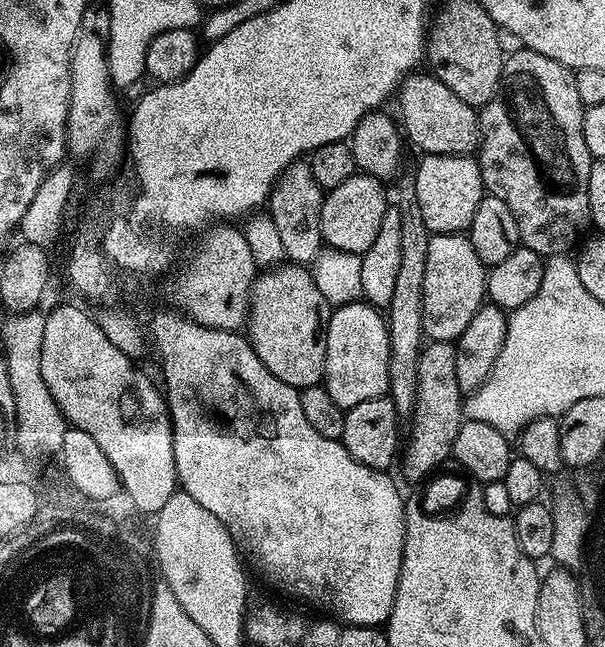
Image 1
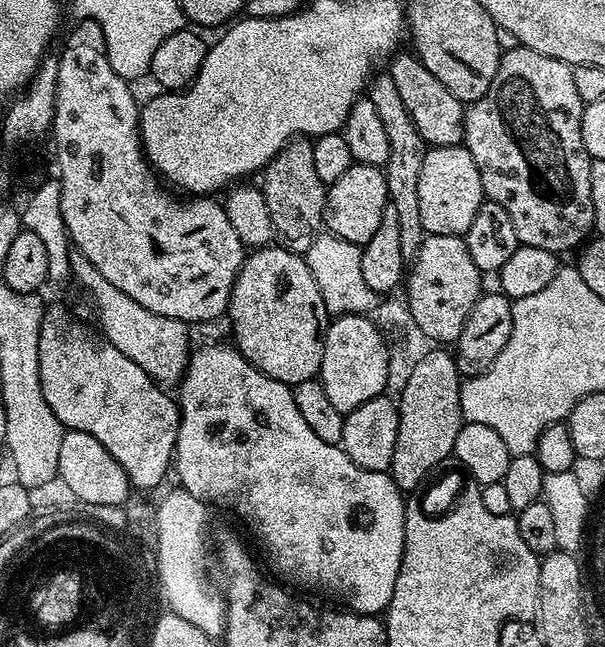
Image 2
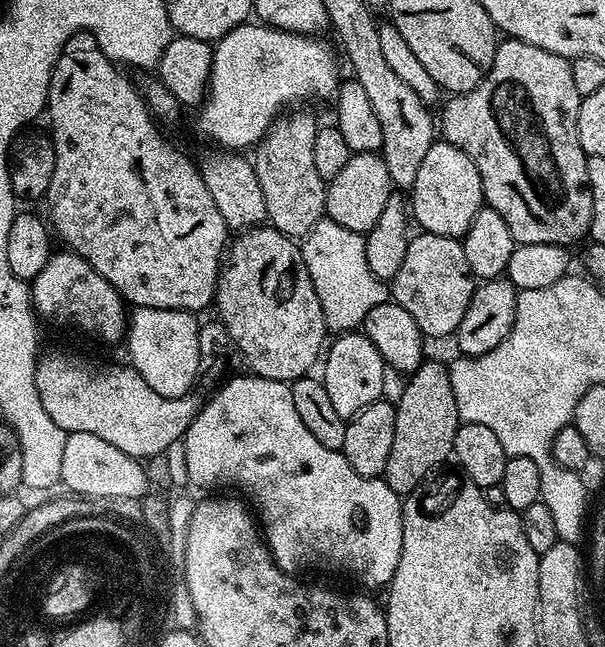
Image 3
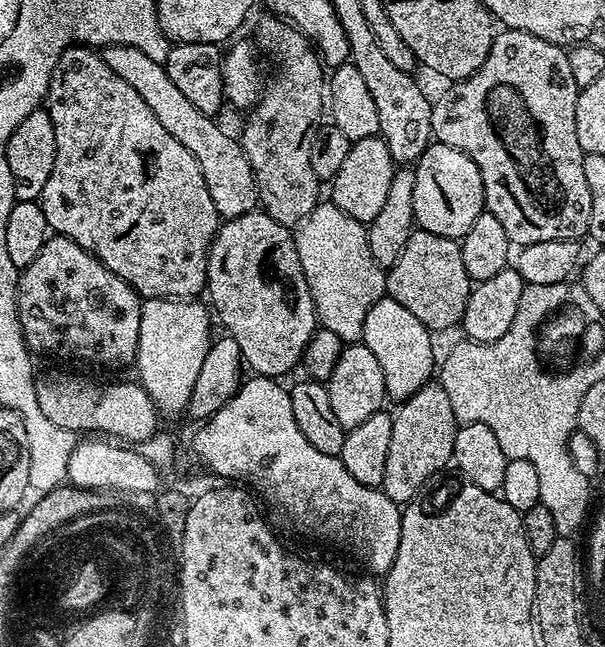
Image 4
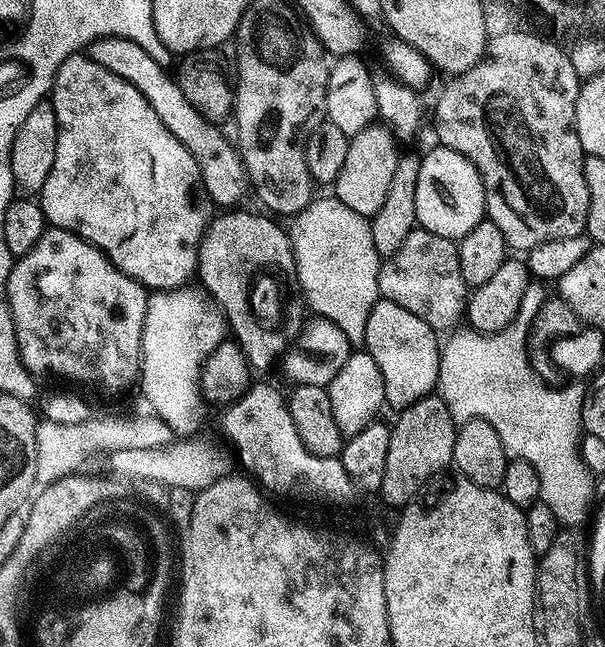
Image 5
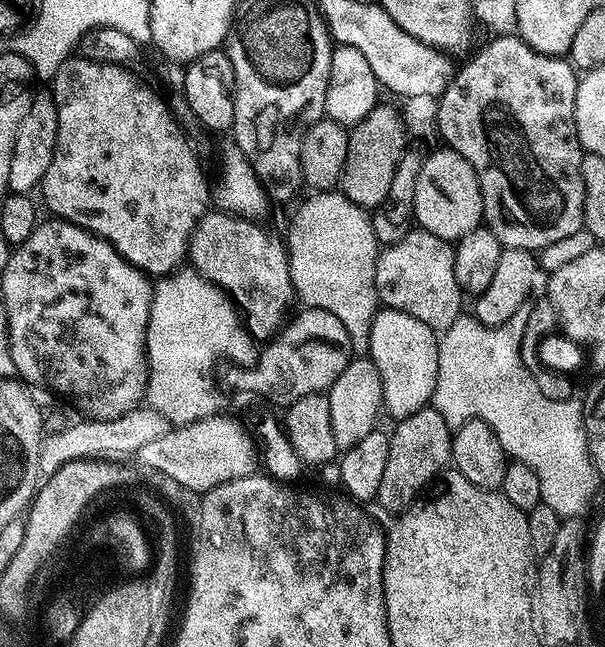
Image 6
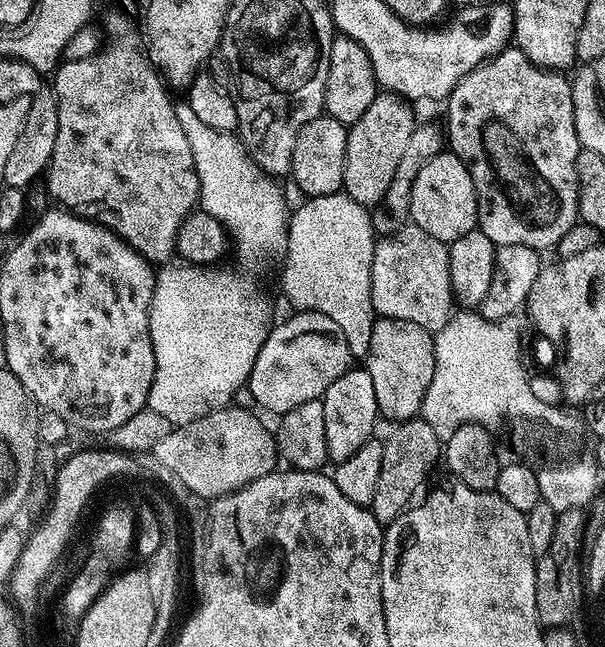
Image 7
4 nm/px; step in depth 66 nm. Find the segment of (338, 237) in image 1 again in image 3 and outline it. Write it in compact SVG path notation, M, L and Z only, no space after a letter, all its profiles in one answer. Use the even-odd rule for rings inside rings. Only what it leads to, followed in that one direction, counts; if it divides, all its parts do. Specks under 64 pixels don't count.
M354 152L342 166L342 170L333 180L327 181L324 193L324 211L327 219L338 222L346 230L367 234L378 222L378 217L386 202L394 194L394 185L390 170L386 170L383 156L375 152Z

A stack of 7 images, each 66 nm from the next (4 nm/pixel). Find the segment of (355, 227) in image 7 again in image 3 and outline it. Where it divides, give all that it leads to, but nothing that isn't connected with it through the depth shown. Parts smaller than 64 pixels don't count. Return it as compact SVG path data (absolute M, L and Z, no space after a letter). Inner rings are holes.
M321 218L303 237L302 251L318 302L322 302L325 325L331 331L333 328L333 333L343 334L359 329L370 310L389 299L389 285L370 274L370 266L366 266L366 246L361 233Z

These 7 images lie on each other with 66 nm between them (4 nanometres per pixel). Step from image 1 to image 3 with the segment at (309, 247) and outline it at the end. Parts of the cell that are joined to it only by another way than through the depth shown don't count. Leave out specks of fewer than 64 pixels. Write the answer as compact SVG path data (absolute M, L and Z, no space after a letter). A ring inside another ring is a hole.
M292 110L276 119L254 148L258 182L262 186L262 198L266 198L267 223L293 238L307 236L325 215L326 182L314 167L314 134L318 121L310 113L300 111L304 110Z

